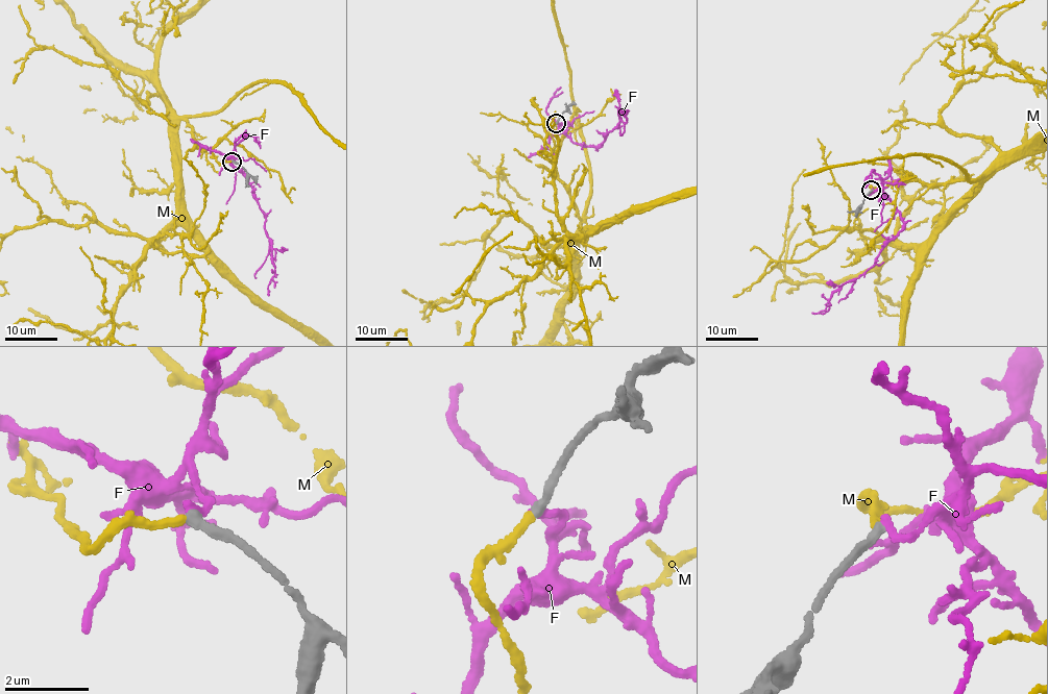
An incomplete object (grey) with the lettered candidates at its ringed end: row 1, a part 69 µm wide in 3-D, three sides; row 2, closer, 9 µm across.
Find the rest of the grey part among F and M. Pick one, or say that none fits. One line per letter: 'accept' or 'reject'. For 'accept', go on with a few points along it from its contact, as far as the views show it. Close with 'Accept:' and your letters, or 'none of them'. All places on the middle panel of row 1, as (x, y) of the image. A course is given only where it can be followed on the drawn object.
F: reject
M: accept
Accept: M

